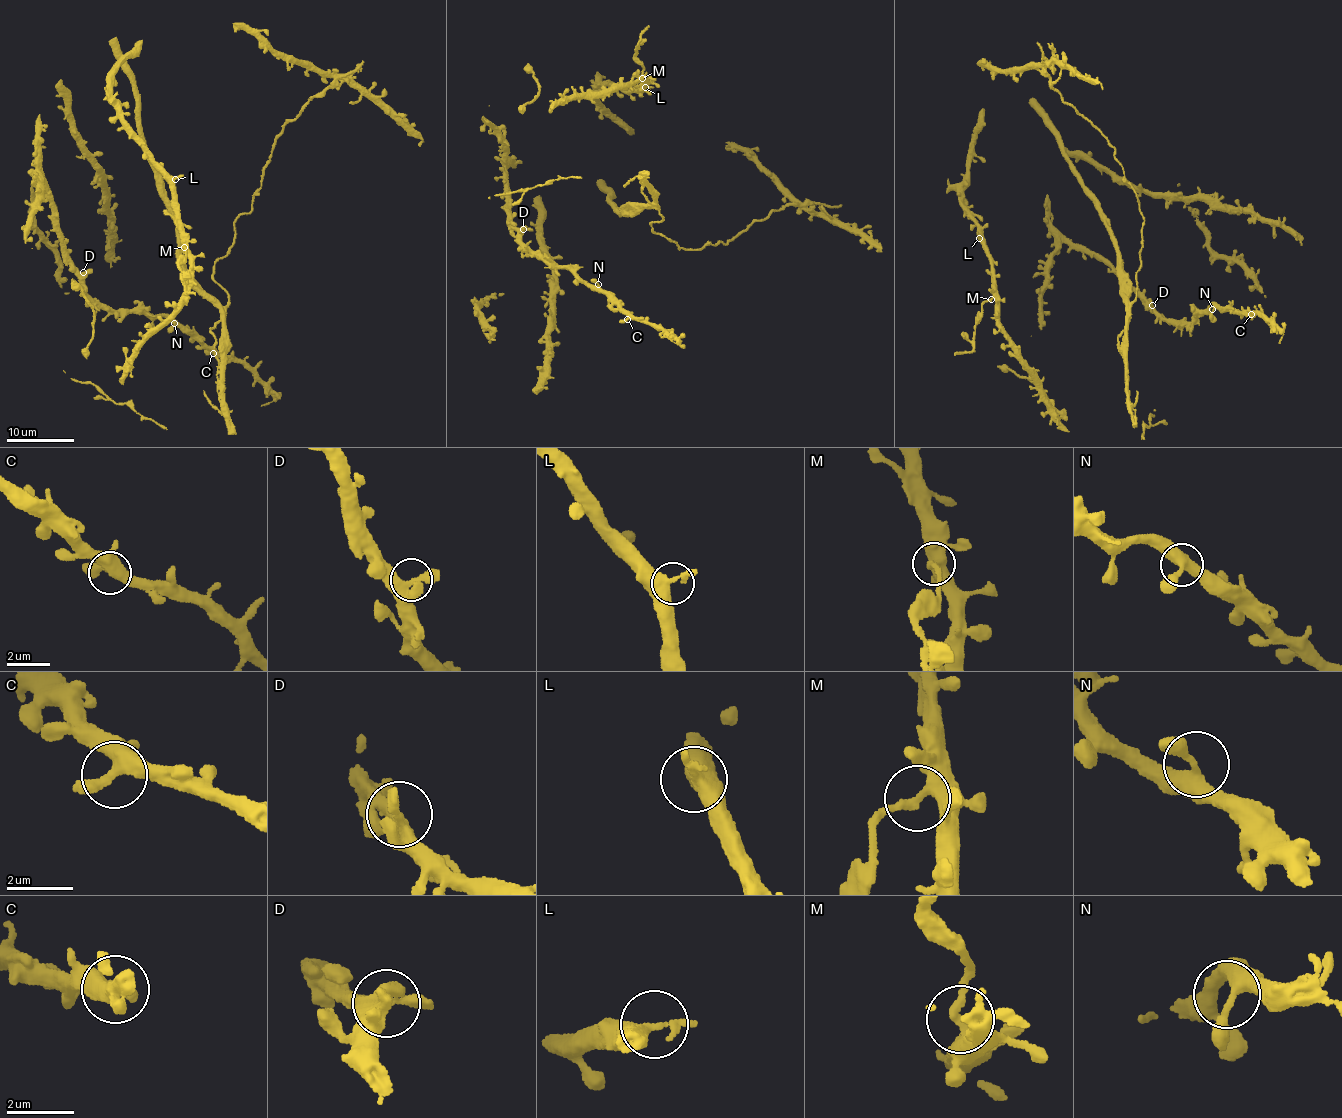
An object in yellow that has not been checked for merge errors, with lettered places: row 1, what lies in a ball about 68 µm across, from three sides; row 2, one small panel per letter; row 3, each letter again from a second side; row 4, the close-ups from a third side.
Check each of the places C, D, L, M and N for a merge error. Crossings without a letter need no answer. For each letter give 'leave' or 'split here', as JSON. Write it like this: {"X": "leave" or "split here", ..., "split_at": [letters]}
{"C": "leave", "D": "leave", "L": "leave", "M": "split here", "N": "leave", "split_at": ["M"]}

